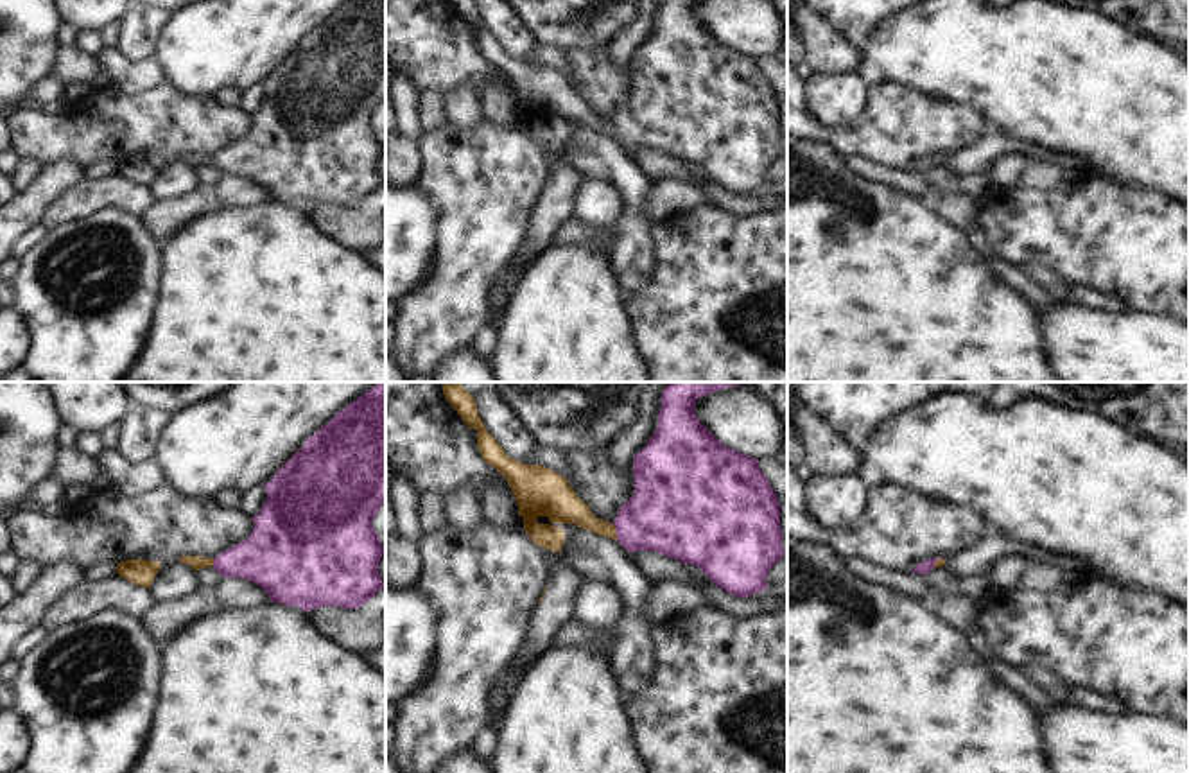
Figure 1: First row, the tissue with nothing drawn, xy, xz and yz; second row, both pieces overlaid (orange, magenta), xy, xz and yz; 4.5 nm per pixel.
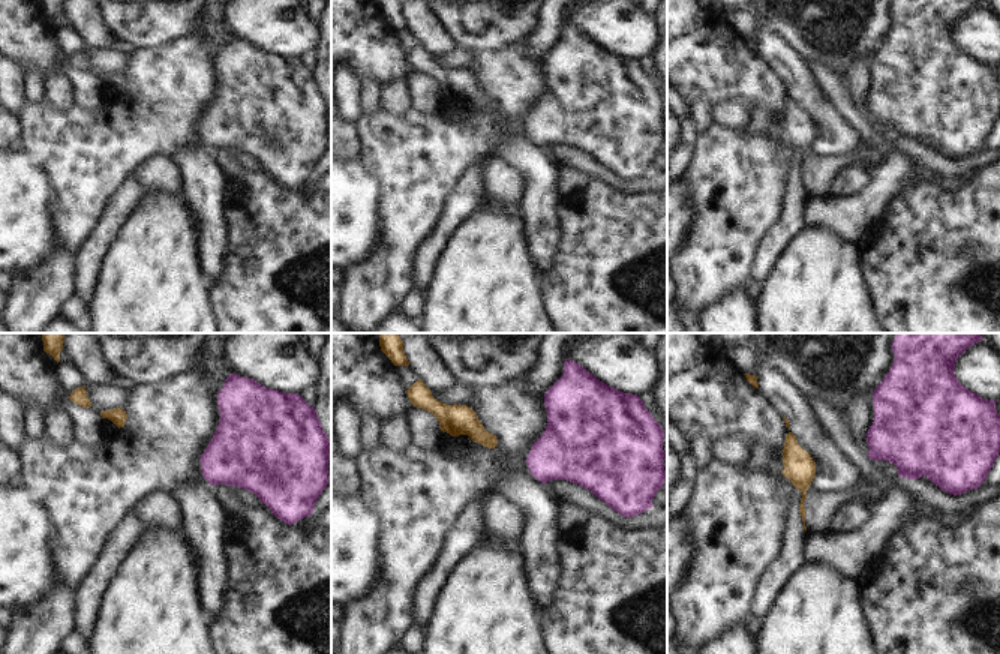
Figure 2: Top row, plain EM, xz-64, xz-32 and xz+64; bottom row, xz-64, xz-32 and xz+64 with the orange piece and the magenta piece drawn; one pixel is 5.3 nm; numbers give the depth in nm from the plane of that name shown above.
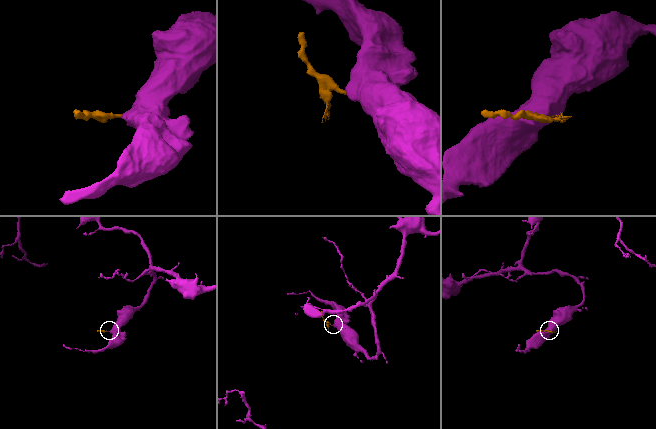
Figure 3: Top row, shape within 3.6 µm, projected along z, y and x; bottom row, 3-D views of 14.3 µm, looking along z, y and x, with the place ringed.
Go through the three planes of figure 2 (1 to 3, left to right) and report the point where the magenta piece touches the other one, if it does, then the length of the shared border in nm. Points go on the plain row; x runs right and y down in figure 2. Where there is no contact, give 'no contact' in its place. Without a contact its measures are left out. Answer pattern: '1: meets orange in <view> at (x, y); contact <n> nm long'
1: no contact
2: no contact
3: no contact

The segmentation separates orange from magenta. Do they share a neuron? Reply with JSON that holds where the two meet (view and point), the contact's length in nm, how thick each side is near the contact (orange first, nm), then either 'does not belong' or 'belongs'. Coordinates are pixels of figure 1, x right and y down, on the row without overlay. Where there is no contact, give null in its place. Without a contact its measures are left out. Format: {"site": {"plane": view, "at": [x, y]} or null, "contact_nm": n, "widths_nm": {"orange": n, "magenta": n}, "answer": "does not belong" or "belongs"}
{"site": {"plane": "xz", "at": [616, 130]}, "contact_nm": 80, "widths_nm": {"orange": 140, "magenta": 360}, "answer": "does not belong"}

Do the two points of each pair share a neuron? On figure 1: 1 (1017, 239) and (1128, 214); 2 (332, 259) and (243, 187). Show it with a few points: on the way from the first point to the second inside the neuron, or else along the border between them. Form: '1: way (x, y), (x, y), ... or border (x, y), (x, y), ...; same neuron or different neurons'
1: way (1044, 232), (1102, 232); same neuron
2: border (268, 198), (243, 208), (221, 207); different neurons

